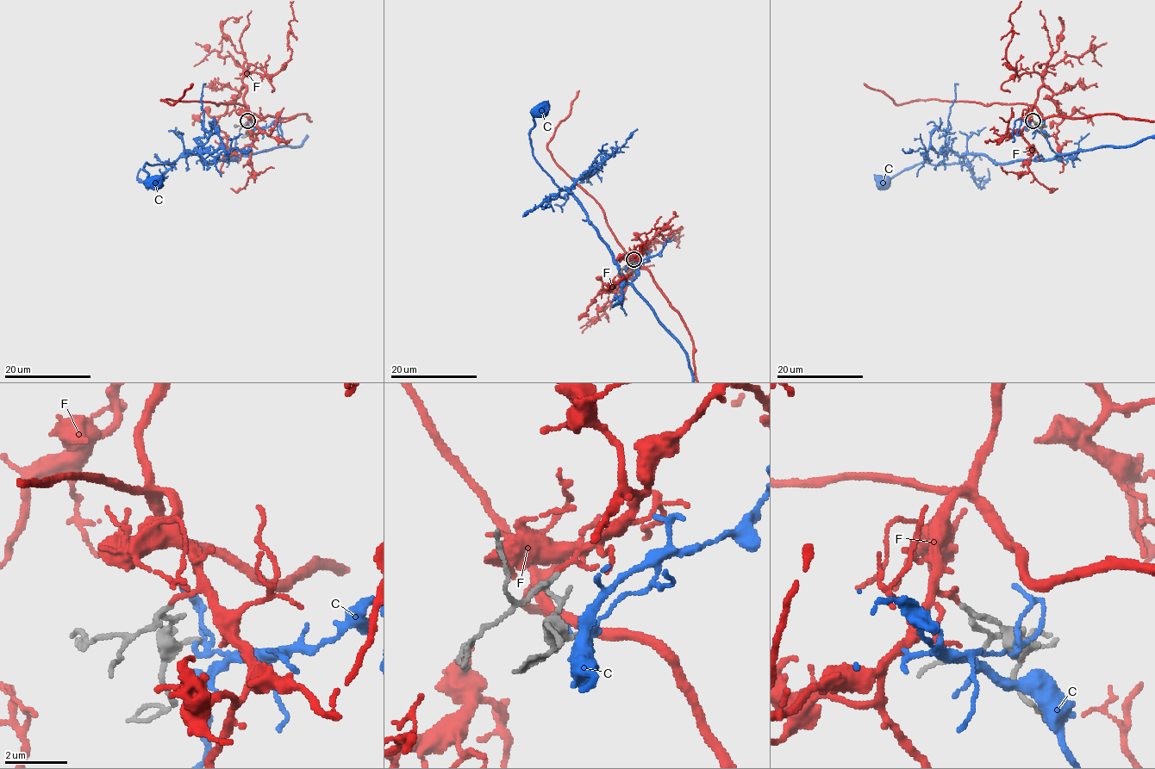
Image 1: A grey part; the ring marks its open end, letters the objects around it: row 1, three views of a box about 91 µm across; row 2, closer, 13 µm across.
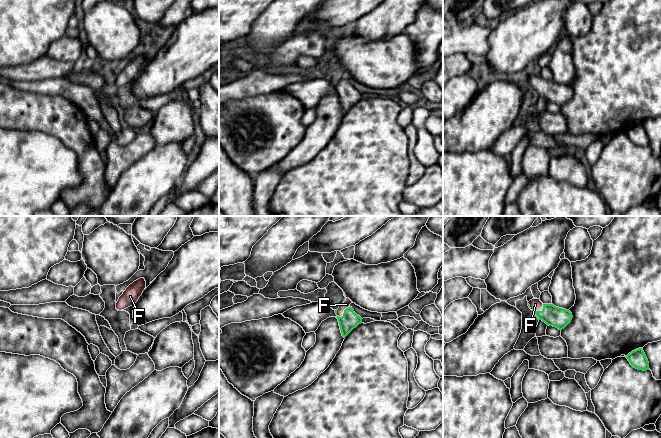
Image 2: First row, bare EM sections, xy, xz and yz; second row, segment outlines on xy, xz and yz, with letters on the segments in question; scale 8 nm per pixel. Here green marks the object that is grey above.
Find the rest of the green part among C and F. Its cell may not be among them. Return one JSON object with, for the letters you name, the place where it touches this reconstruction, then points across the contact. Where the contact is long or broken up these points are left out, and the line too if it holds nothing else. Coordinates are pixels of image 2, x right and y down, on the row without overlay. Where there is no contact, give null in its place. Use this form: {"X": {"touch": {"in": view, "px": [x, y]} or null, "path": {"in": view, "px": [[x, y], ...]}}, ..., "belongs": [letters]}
{"F": {"touch": {"in": "xz", "px": [343, 89]}, "path": {"in": "xz", "px": [[350, 96], [343, 89], [346, 80]]}}, "belongs": ["F"]}

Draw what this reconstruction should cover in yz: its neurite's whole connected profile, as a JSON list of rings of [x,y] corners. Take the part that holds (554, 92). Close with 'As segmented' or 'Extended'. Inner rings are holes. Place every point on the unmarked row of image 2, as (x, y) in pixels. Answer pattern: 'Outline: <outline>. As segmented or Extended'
Outline: [[[532,75],[528,78],[529,84],[535,88],[539,96],[549,102],[564,105],[570,100],[573,92],[569,86],[559,84],[553,80],[543,80],[540,75]]]. Extended

